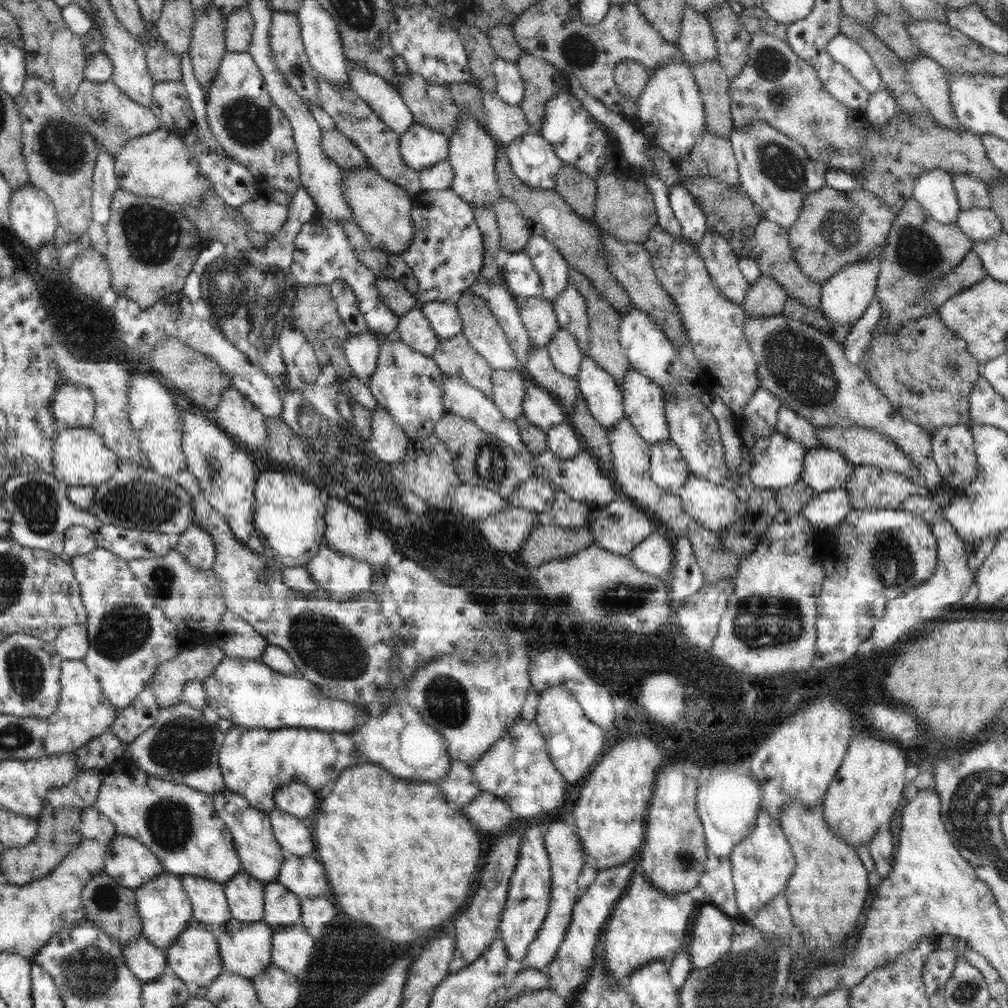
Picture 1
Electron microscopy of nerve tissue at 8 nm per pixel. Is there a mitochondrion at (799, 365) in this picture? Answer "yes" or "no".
yes

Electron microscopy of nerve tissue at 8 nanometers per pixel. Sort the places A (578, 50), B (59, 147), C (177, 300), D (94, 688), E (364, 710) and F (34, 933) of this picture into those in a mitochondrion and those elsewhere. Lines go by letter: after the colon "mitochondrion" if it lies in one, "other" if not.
A: mitochondrion
B: mitochondrion
C: other
D: other
E: other
F: other

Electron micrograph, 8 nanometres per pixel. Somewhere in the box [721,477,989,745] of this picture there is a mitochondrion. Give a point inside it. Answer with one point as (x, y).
(760, 621)

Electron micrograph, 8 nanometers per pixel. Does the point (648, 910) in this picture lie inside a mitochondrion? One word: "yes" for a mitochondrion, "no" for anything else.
no

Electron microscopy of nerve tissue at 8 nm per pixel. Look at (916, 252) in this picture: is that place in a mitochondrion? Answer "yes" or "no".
yes

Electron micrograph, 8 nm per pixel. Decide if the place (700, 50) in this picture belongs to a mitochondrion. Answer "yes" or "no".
no

